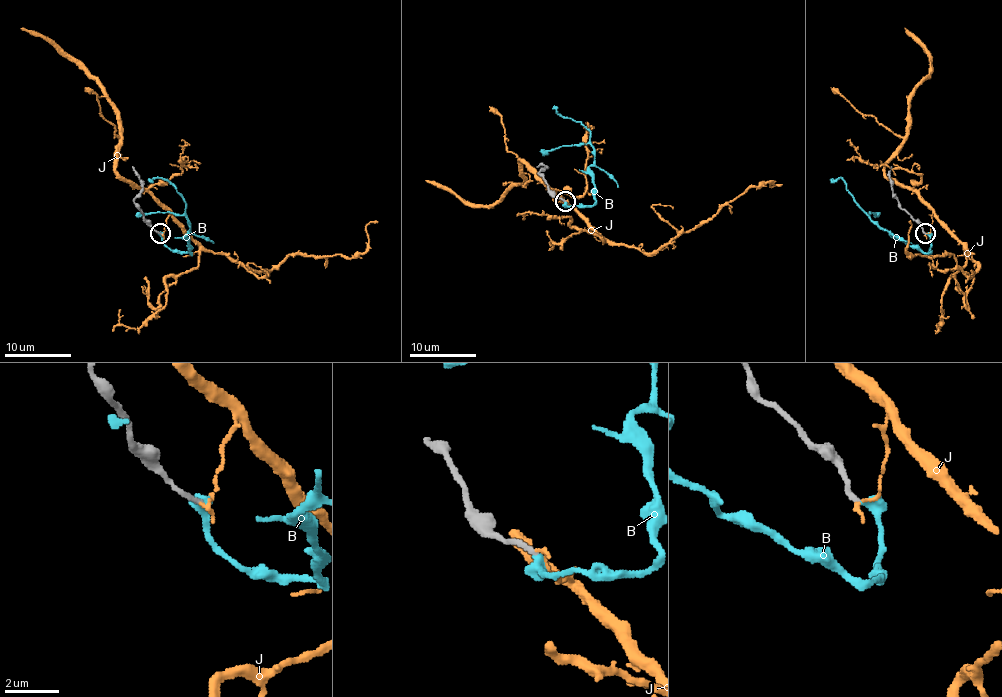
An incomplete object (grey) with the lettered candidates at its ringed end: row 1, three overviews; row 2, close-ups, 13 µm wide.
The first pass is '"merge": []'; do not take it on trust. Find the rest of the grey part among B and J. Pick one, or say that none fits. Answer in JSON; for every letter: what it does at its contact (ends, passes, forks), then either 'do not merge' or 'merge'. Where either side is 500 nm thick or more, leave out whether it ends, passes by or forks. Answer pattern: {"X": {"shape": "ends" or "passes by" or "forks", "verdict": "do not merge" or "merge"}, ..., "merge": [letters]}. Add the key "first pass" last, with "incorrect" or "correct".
{"B": {"shape": "ends", "verdict": "merge"}, "J": {"shape": "ends", "verdict": "do not merge"}, "merge": ["B"], "first pass": "incorrect"}

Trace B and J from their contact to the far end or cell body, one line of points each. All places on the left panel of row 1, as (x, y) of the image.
B: (160, 232), (172, 251), (190, 254), (183, 198), (165, 179), (150, 179)
J: (160, 234), (170, 214), (206, 249), (258, 276), (291, 254), (358, 257), (368, 249), (366, 226), (378, 221)

